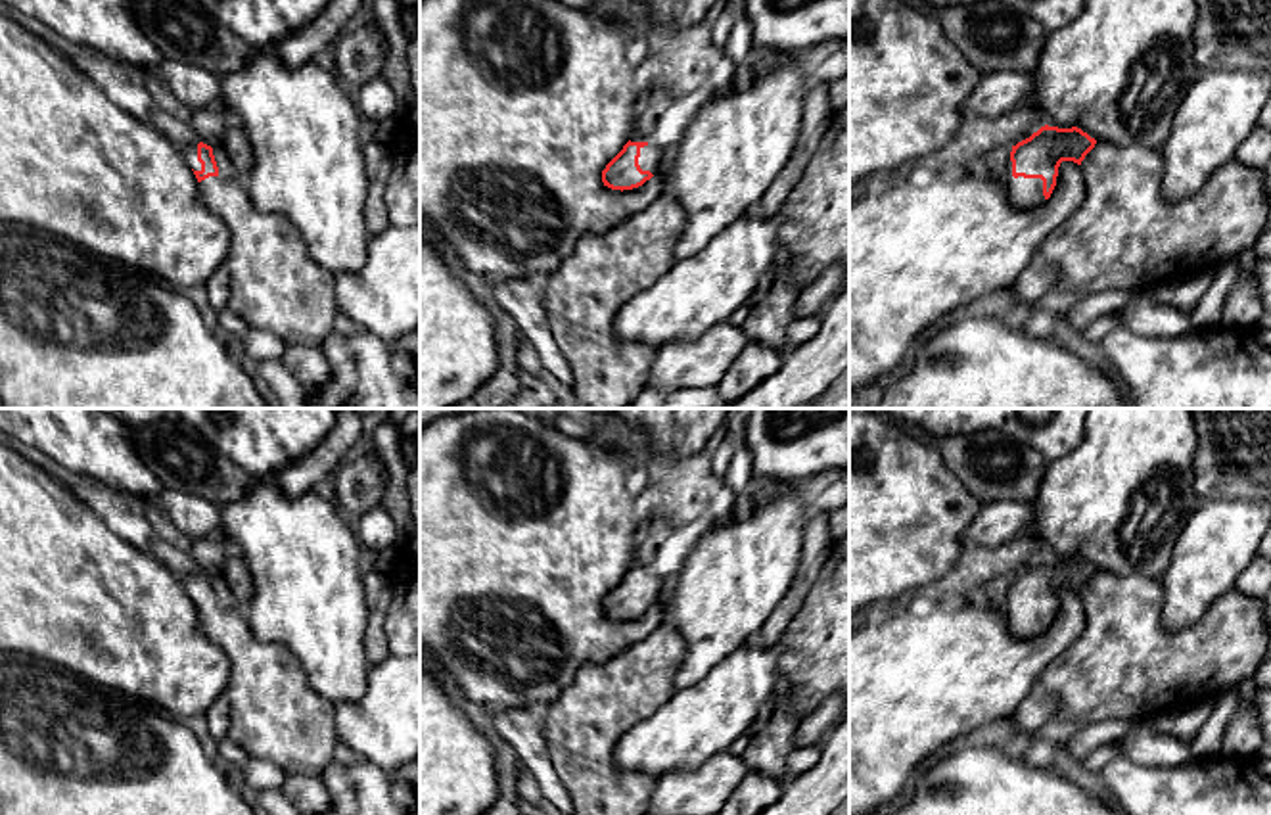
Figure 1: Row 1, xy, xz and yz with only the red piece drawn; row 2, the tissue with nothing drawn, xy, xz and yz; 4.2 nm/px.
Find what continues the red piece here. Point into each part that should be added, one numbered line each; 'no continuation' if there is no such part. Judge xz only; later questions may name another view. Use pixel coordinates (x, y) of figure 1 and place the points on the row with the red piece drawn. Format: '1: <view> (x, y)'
1: xz (650, 158)

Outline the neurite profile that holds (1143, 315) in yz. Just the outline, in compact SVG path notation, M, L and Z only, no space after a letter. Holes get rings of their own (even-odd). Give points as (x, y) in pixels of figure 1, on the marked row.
M1150 295L1127 301L1116 314L1123 318L1123 328L1146 338L1179 338L1194 330L1187 313L1156 303Z

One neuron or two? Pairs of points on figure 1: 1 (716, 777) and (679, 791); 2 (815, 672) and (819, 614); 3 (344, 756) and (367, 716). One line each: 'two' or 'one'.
1: one
2: one
3: two

